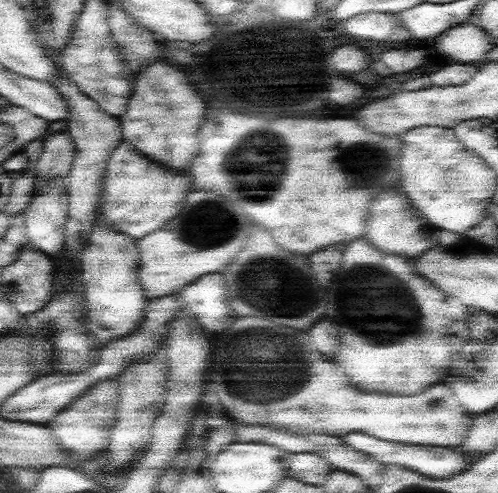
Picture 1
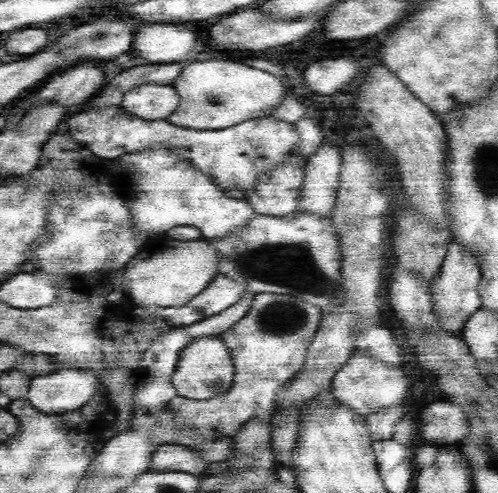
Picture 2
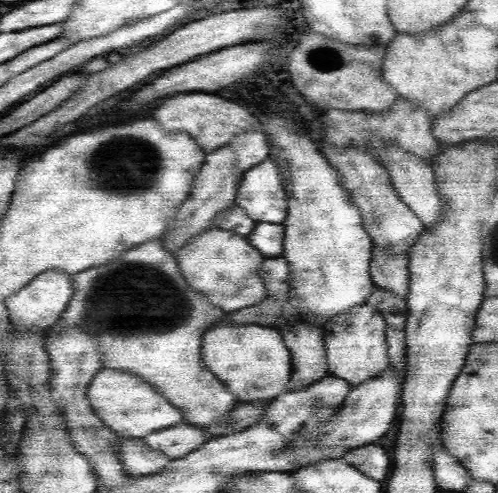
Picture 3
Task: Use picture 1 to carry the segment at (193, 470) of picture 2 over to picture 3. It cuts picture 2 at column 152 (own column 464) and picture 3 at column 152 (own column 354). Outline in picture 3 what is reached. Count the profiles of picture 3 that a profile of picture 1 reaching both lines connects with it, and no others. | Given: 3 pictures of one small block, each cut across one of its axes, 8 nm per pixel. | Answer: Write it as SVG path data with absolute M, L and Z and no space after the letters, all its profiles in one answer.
M178 424L160 432L152 432L144 436L148 446L154 446L154 450L164 452L168 458L184 458L186 454L198 450L202 444L208 442L204 436L204 428L190 426L190 424Z

